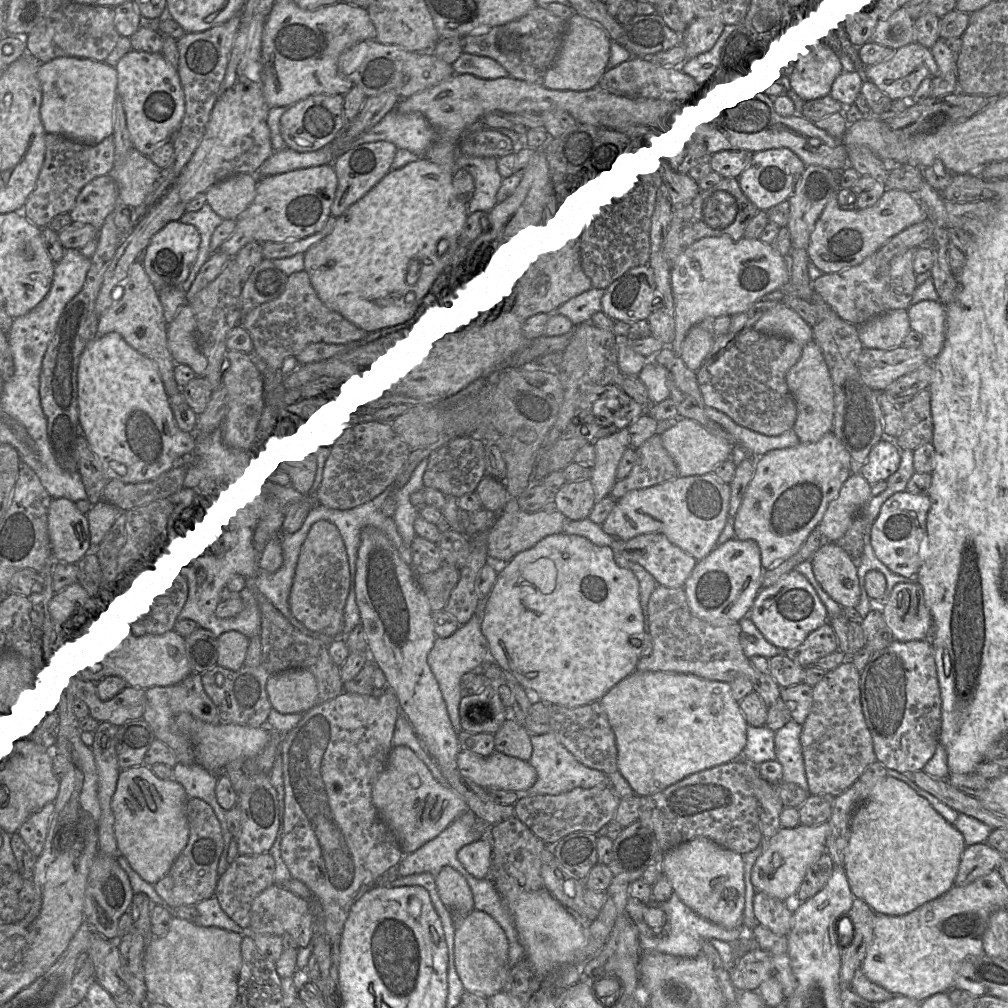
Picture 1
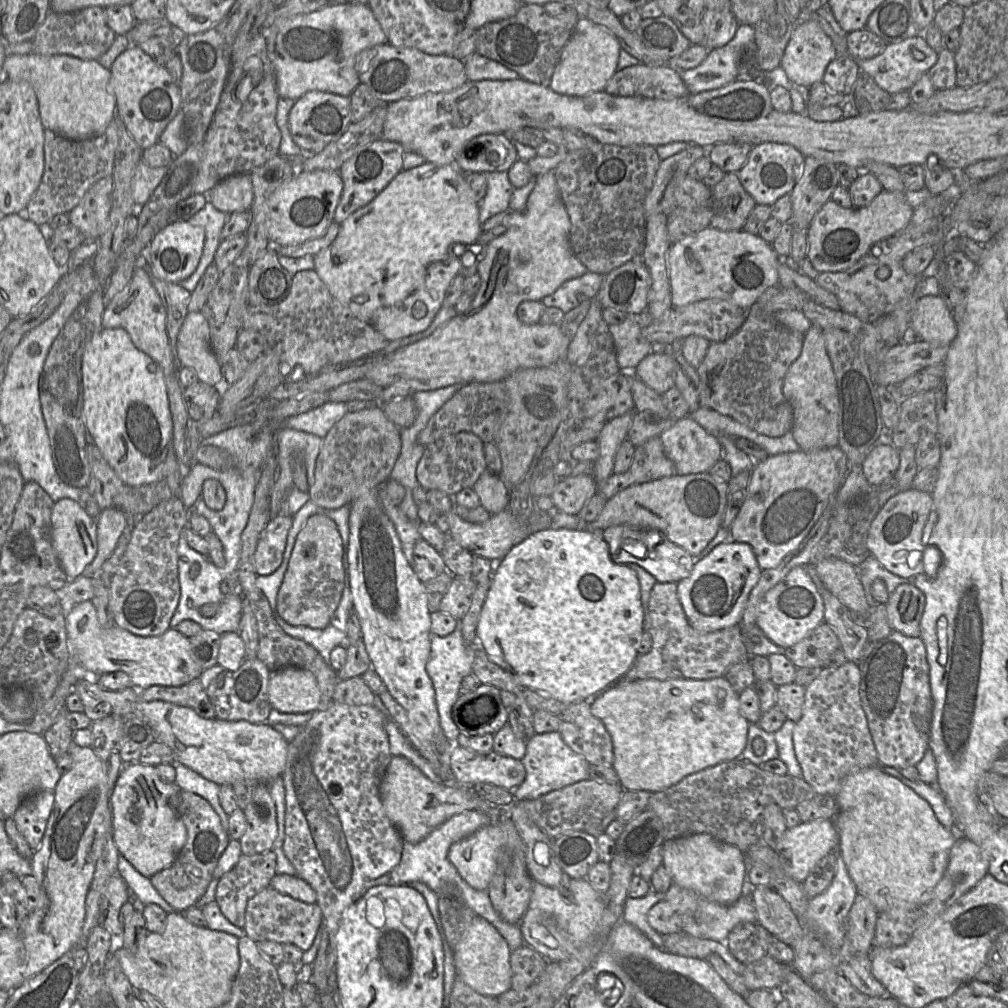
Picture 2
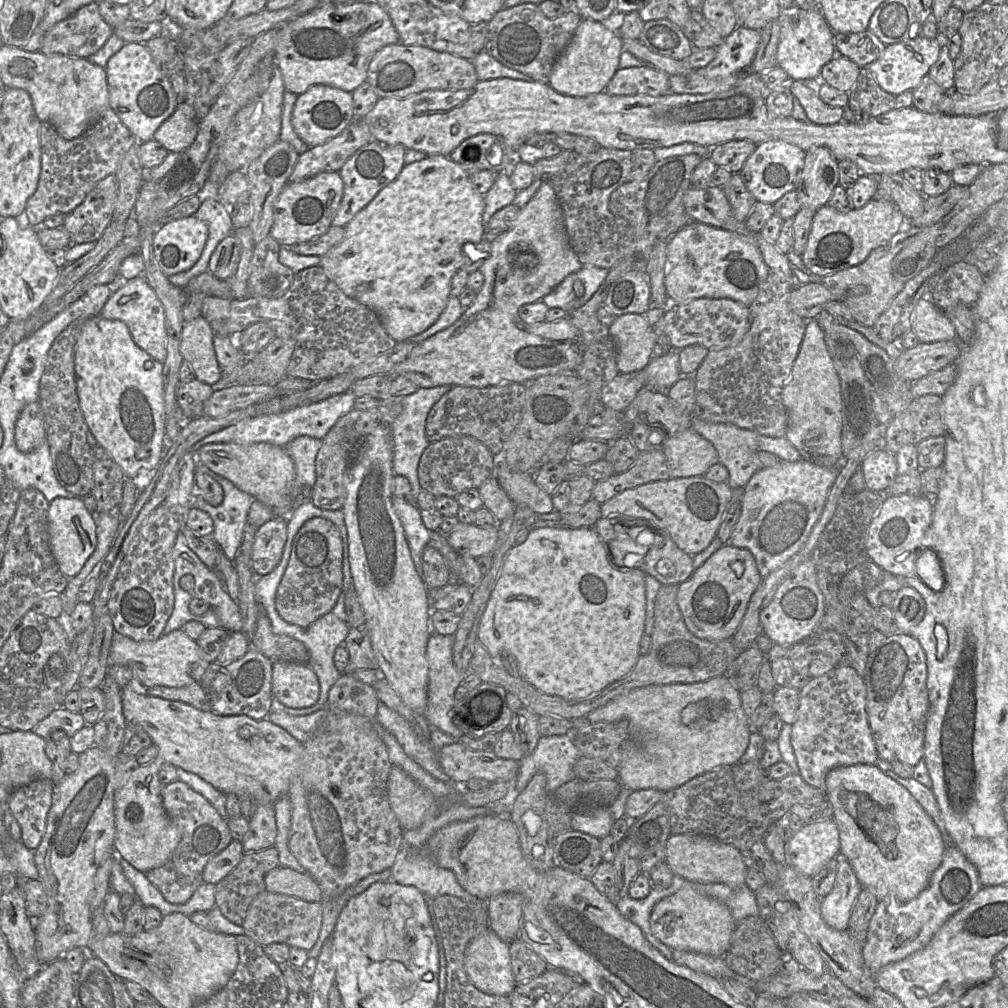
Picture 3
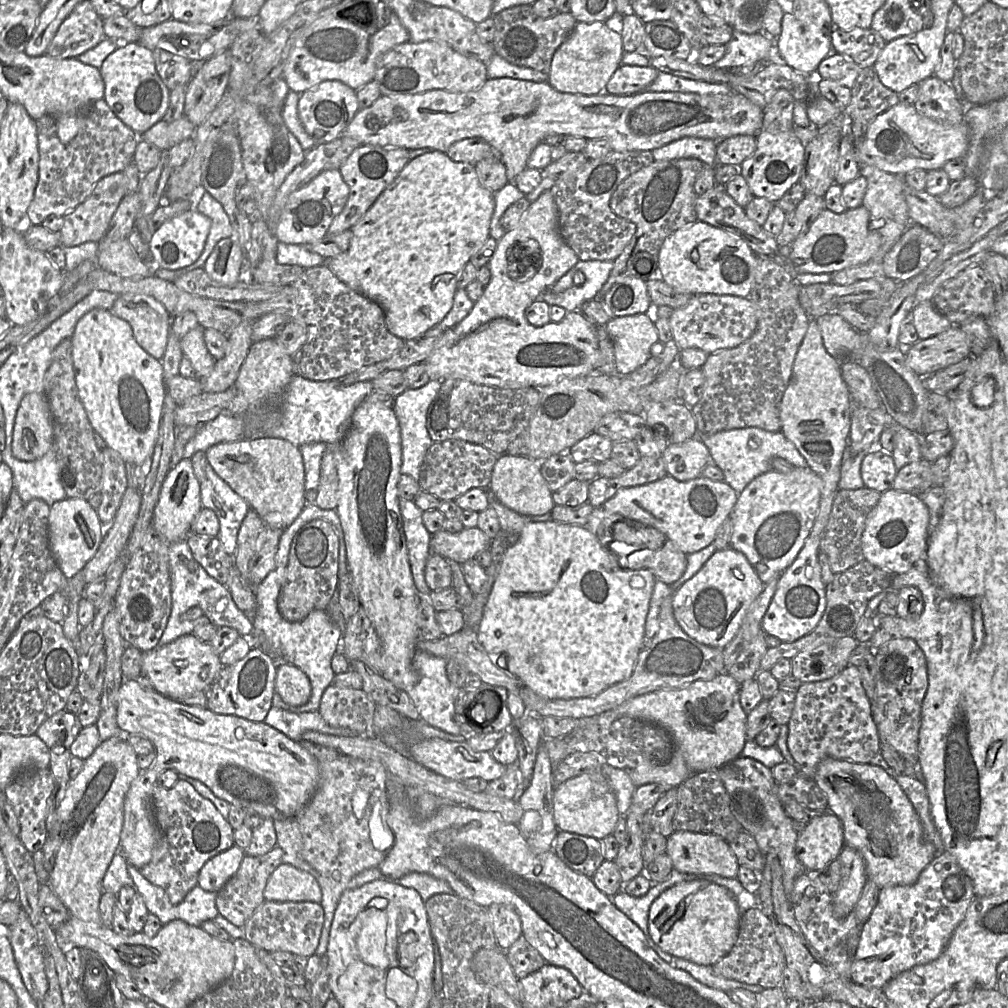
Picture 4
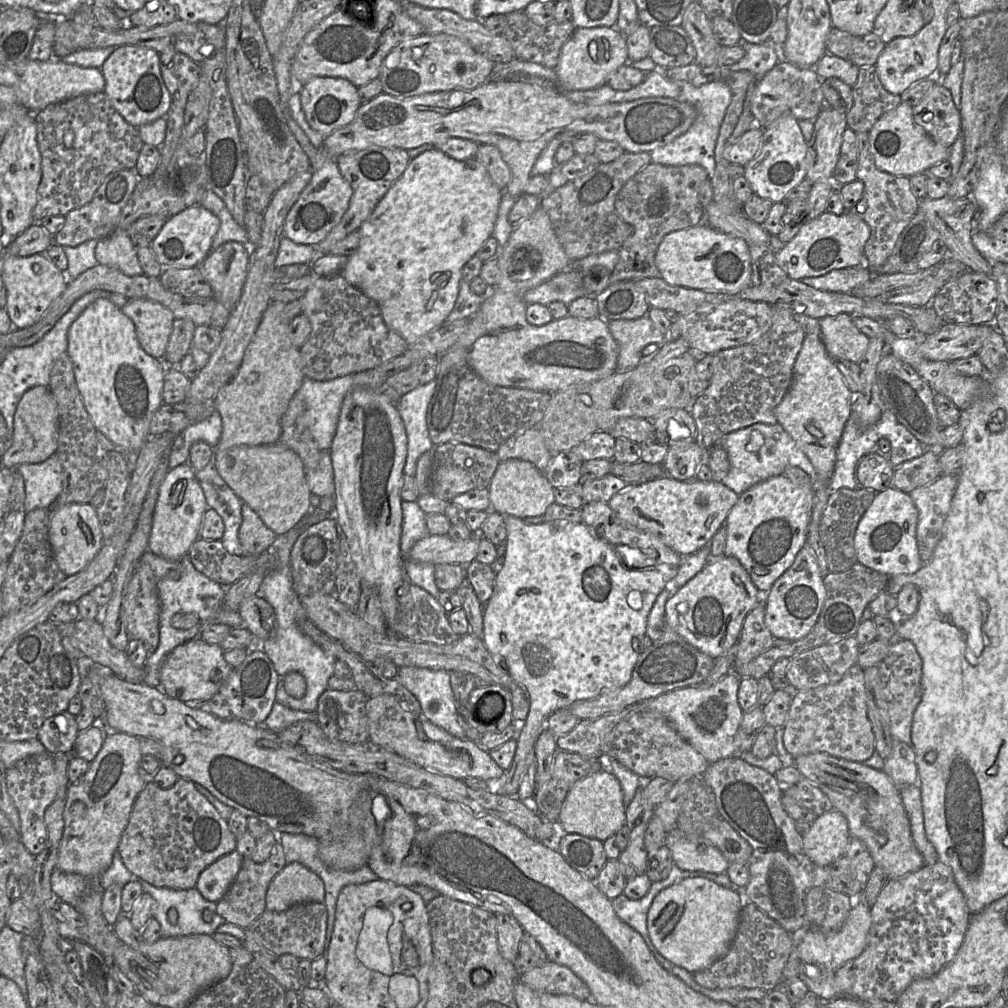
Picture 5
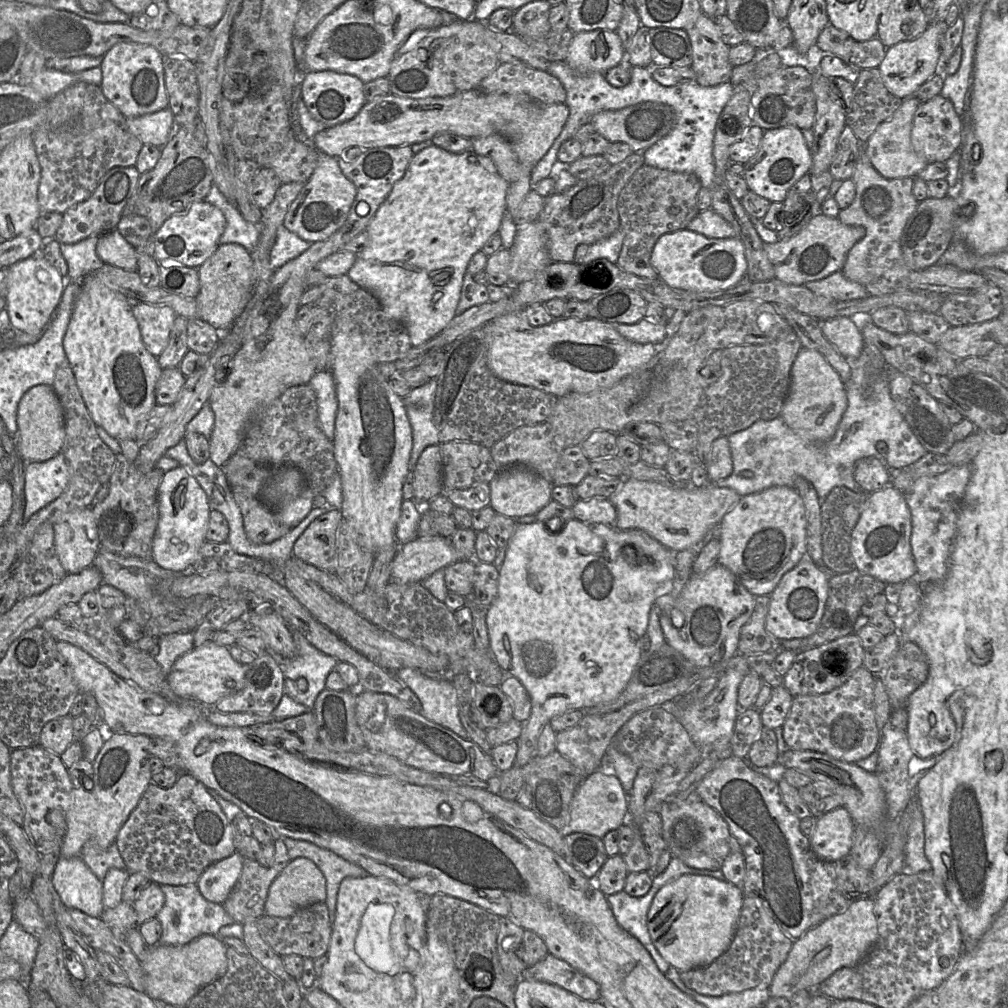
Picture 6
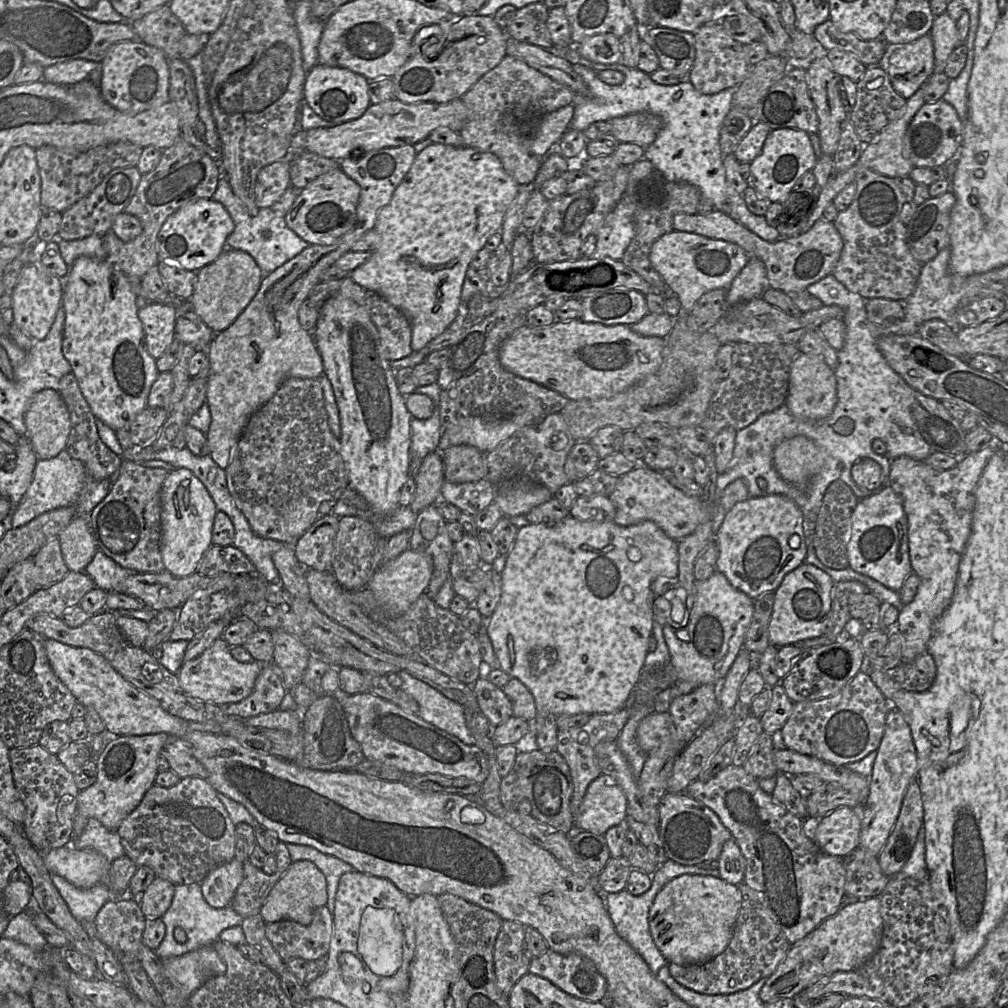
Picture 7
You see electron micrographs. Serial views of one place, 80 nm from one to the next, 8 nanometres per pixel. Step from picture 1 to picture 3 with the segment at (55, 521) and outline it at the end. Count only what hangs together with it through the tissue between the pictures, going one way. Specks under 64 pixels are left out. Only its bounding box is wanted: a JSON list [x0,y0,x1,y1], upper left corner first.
[48,498,97,579]

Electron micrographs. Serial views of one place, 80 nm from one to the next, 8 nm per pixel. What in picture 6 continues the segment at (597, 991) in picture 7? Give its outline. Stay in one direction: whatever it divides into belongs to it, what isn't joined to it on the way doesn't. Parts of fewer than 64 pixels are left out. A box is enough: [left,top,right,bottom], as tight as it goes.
[522,954,601,1001]

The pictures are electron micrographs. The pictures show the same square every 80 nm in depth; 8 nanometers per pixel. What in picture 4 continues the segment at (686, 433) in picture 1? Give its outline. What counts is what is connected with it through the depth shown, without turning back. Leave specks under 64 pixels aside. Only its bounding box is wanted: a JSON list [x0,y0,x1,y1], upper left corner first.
[662,437,711,481]

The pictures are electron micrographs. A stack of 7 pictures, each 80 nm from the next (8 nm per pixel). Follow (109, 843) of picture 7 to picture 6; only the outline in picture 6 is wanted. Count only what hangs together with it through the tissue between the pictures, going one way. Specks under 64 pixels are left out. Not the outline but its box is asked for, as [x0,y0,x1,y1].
[80,839,126,882]

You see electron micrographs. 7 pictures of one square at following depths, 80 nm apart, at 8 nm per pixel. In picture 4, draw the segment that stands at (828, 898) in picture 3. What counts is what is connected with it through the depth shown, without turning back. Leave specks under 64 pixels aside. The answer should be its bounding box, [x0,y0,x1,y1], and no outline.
[833,846,867,918]

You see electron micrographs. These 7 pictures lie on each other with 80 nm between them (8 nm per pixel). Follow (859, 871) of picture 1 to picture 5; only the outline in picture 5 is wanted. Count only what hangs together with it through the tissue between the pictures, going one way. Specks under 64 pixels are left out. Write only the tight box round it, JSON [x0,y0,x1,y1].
[793,752,925,879]

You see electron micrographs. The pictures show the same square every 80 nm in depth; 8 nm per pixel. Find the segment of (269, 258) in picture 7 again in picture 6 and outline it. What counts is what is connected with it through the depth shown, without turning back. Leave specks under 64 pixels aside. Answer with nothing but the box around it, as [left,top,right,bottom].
[203,185,311,270]

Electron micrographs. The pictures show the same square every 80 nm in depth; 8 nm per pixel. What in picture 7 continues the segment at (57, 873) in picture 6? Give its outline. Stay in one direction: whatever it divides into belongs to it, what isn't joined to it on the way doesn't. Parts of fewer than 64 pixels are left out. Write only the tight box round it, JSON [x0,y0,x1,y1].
[50,874,113,924]

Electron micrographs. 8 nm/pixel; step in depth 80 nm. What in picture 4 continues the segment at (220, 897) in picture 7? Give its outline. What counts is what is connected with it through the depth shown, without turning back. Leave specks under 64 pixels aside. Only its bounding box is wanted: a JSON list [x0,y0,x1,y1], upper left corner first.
[197,844,245,893]

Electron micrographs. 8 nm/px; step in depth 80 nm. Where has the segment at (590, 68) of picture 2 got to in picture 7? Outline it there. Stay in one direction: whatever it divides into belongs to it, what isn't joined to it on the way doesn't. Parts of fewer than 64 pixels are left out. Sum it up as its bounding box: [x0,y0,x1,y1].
[575,33,622,64]

